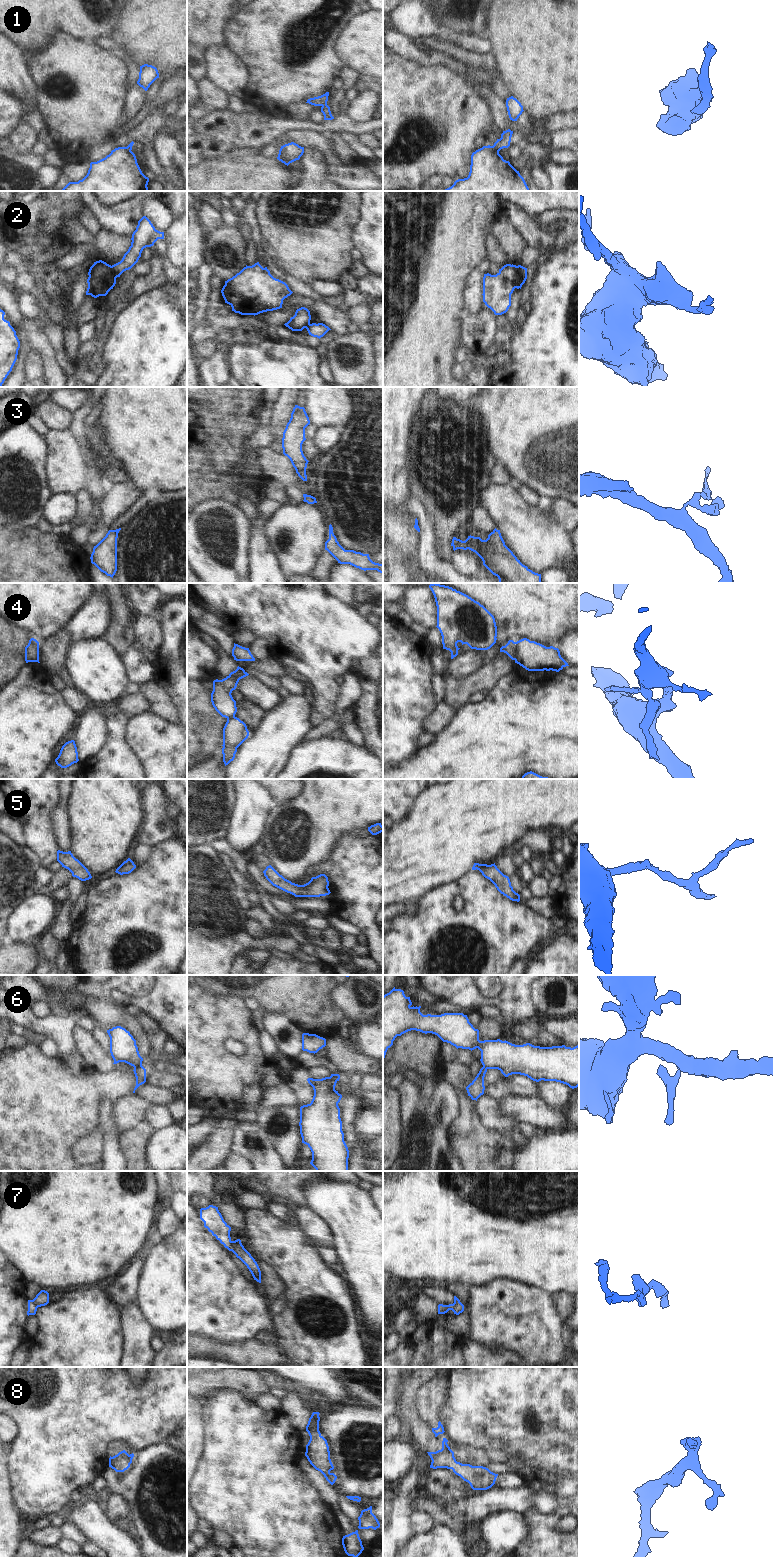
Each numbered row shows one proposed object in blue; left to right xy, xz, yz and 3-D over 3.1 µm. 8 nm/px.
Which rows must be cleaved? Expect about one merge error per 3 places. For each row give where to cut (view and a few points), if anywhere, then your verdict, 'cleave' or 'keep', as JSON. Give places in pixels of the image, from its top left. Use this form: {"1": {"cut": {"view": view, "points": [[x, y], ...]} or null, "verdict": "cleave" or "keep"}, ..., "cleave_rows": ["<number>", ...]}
{"1": {"cut": {"view": "yz", "points": [[492, 146], [498, 152]]}, "verdict": "cleave"}, "2": {"cut": {"view": "yz", "points": [[517, 266], [522, 284]]}, "verdict": "cleave"}, "3": {"cut": null, "verdict": "keep"}, "4": {"cut": {"view": "yz", "points": [[516, 642], [516, 657], [514, 659]]}, "verdict": "cleave"}, "5": {"cut": null, "verdict": "keep"}, "6": {"cut": {"view": "xy", "points": [[141, 1065], [134, 1068]]}, "verdict": "cleave"}, "7": {"cut": {"view": "xz", "points": [[230, 1241], [232, 1250]]}, "verdict": "cleave"}, "8": {"cut": null, "verdict": "keep"}, "cleave_rows": ["1", "2", "4", "6", "7"]}

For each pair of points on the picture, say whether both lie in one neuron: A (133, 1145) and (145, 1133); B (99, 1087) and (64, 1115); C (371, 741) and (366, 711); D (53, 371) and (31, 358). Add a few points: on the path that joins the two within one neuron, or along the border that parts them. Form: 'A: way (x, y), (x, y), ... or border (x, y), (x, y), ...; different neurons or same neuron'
A: way (136, 1142), (142, 1136); same neuron
B: way (90, 1093), (81, 1102), (77, 1102), (73, 1106); same neuron
C: way (371, 734), (371, 718); same neuron
D: border (28, 348), (36, 351), (41, 357), (43, 376); different neurons

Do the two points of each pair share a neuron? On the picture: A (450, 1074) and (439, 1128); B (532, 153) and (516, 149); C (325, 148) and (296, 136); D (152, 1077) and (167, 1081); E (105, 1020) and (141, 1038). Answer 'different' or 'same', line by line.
A: different
B: different
C: same
D: same
E: same

